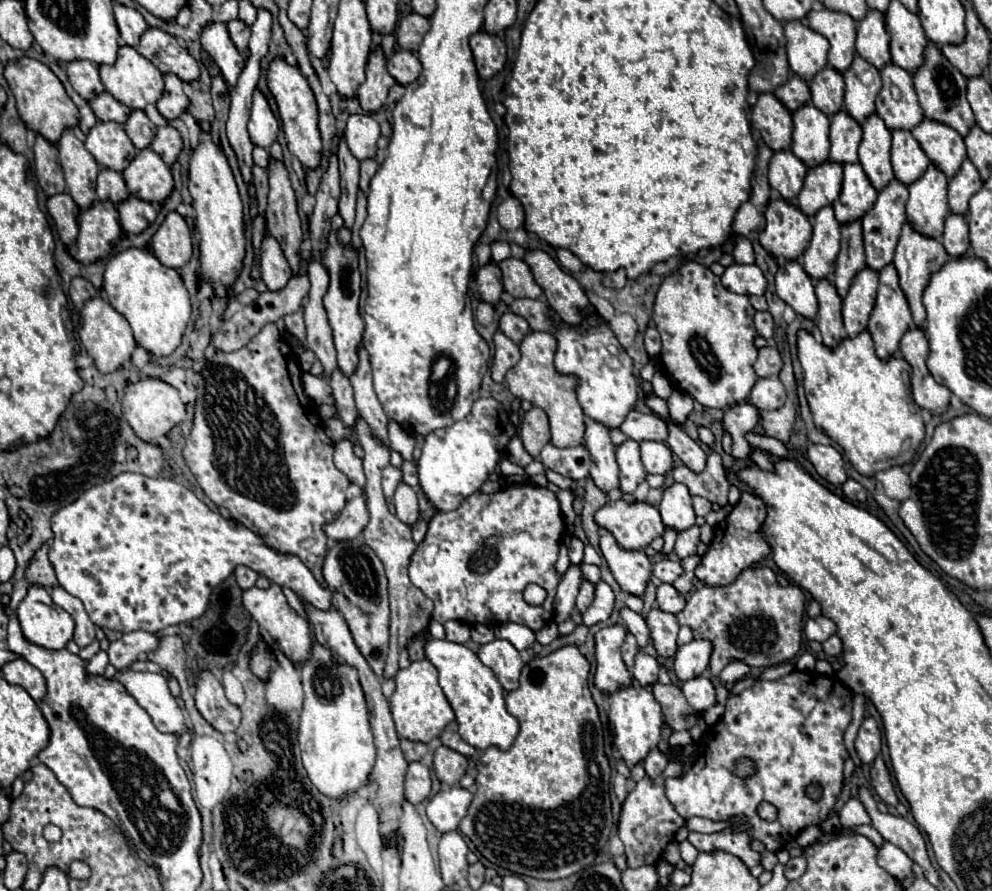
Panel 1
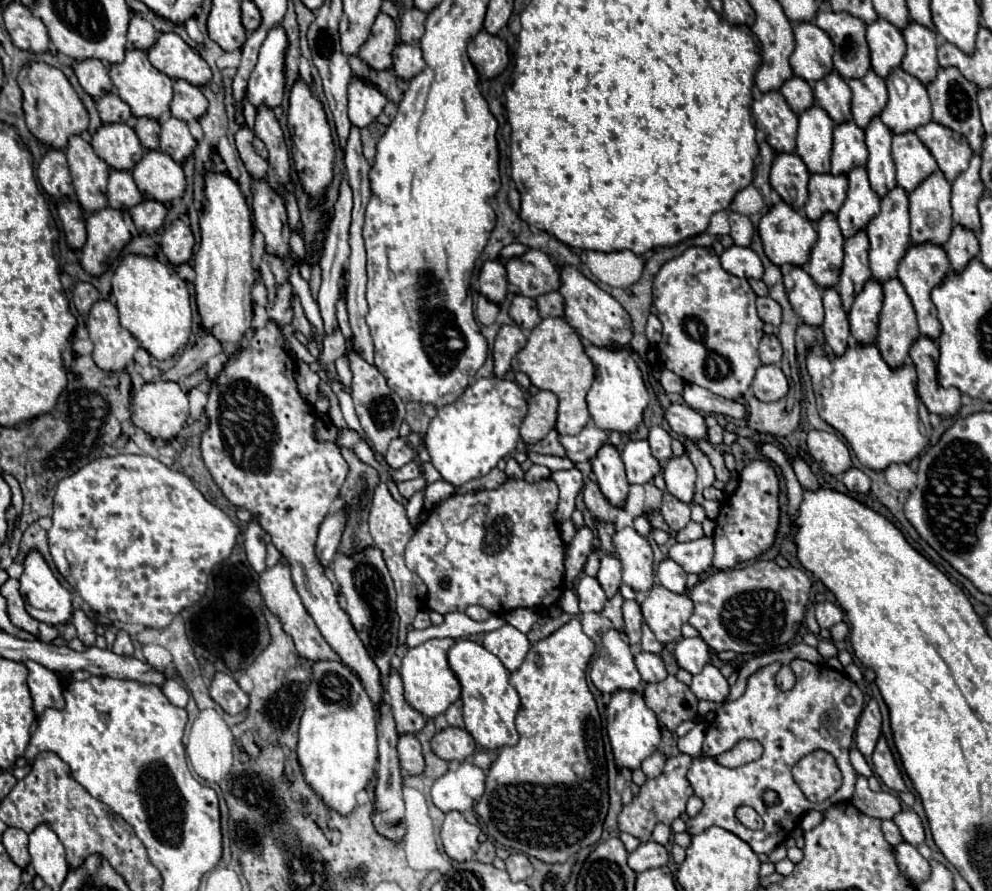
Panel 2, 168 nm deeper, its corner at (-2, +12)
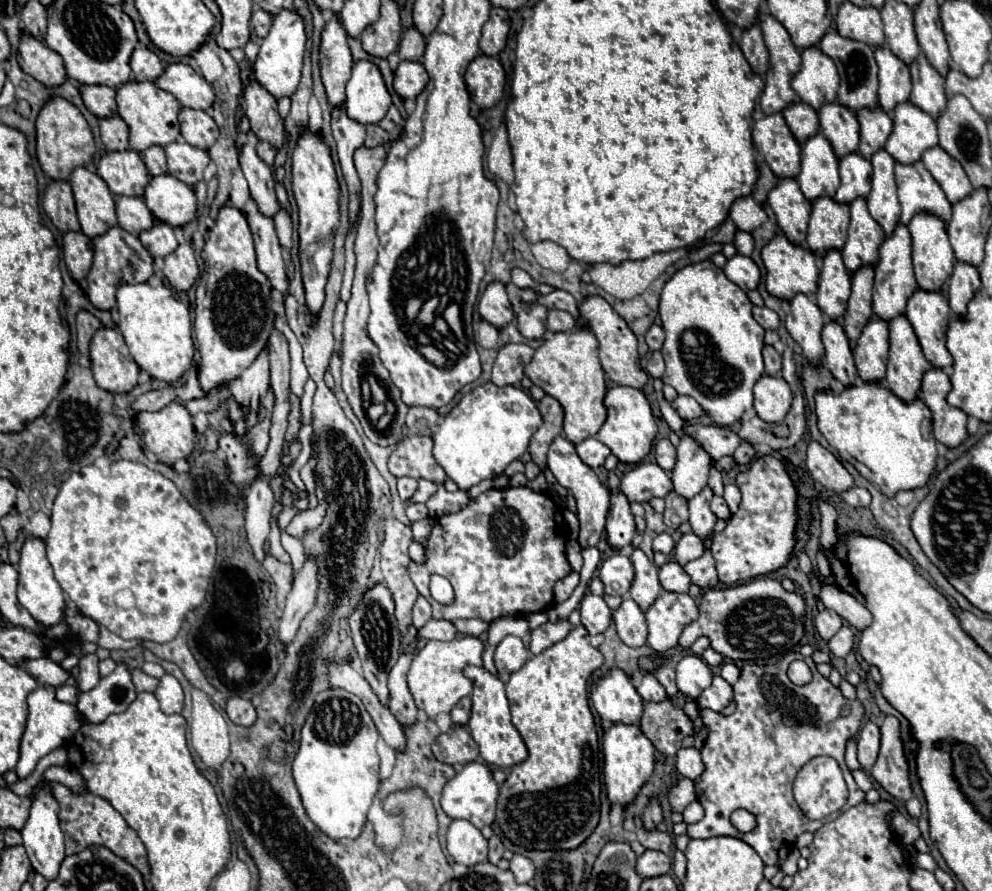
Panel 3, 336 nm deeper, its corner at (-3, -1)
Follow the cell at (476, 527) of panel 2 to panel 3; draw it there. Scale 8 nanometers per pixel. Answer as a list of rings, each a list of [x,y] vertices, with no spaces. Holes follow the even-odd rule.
[[[508,486],[502,490],[488,490],[480,494],[474,502],[466,508],[440,516],[434,522],[434,528],[424,544],[424,562],[410,562],[408,574],[418,588],[418,592],[430,602],[436,620],[460,620],[460,618],[480,618],[484,622],[494,622],[502,616],[516,616],[516,614],[534,614],[542,612],[552,606],[554,602],[554,586],[562,578],[566,578],[572,568],[564,554],[566,534],[564,534],[564,520],[560,516],[558,504],[546,492],[534,492],[528,486]],[[440,574],[450,580],[456,600],[450,606],[442,606],[432,600],[428,592],[430,576]]]

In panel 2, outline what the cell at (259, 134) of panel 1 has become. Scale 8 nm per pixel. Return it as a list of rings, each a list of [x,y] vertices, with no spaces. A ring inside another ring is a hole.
[[[275,25],[267,31],[267,37],[259,49],[259,61],[249,77],[249,85],[247,85],[247,95],[249,101],[259,107],[261,103],[265,103],[267,107],[277,107],[283,99],[283,91],[285,91],[285,51],[289,47],[289,39],[287,33],[283,29],[283,25]]]

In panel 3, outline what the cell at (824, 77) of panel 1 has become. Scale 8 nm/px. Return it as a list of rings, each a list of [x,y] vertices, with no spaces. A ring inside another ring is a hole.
[[[828,102],[818,110],[820,132],[828,138],[838,156],[858,150],[858,120],[856,114],[840,102]]]

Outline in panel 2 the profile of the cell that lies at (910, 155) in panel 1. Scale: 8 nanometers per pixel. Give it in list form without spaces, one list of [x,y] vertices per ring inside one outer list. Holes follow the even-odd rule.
[[[915,133],[893,135],[893,161],[897,167],[897,185],[907,193],[937,171],[933,155]]]

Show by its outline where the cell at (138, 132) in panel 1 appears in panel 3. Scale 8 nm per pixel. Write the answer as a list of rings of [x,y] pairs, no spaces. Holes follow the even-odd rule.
[[[150,146],[148,150],[144,150],[142,160],[152,176],[166,172],[166,156],[164,156],[164,150],[160,146]]]

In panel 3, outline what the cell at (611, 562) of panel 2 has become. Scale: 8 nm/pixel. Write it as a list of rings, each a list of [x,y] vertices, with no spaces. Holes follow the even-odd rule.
[[[614,554],[602,562],[598,576],[604,582],[604,594],[626,596],[626,592],[632,584],[632,578],[634,578],[634,568],[632,568],[632,562],[628,556]]]

